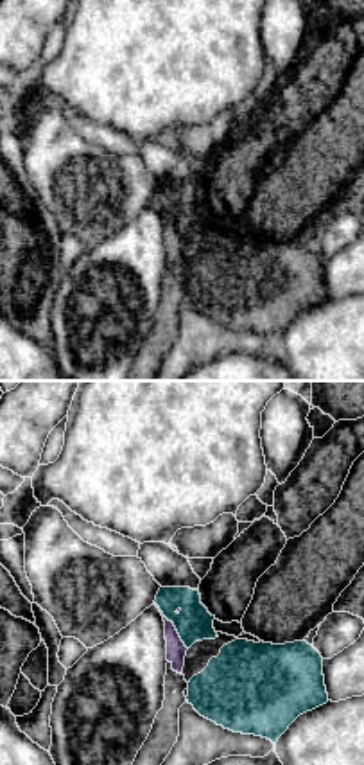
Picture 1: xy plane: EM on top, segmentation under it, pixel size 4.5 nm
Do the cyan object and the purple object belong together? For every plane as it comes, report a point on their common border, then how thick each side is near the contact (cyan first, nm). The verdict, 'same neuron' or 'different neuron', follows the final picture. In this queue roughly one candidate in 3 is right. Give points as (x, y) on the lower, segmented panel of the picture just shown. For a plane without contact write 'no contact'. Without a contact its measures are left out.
meets cyan at (174, 625); 160 nm thick on the cyan side, 90 nm on the other

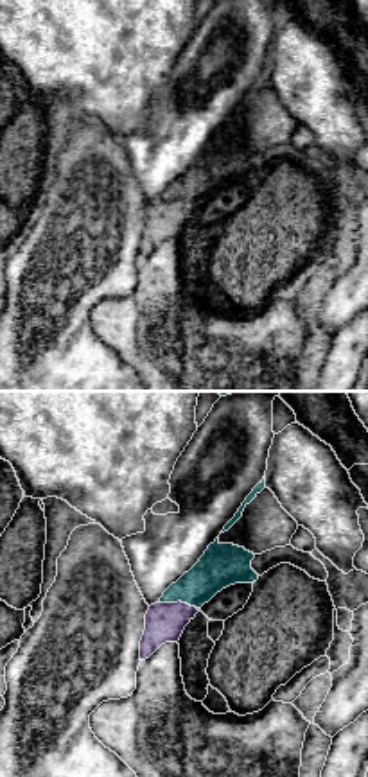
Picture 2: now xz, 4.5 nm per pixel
meets cyan at (178, 600); 190 nm thick on the cyan side, 180 nm on the other

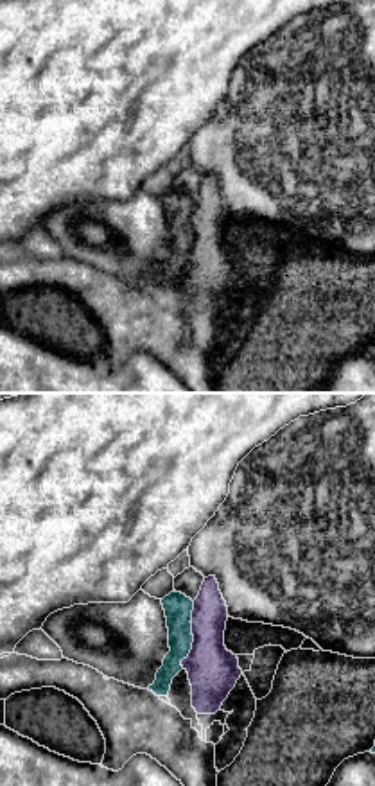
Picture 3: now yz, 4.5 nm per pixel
meets cyan at (192, 636); 130 nm thick on the cyan side, 220 nm on the other

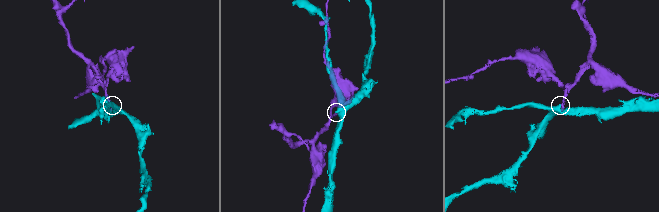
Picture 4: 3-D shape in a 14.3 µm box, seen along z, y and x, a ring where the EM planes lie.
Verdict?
different neuron

